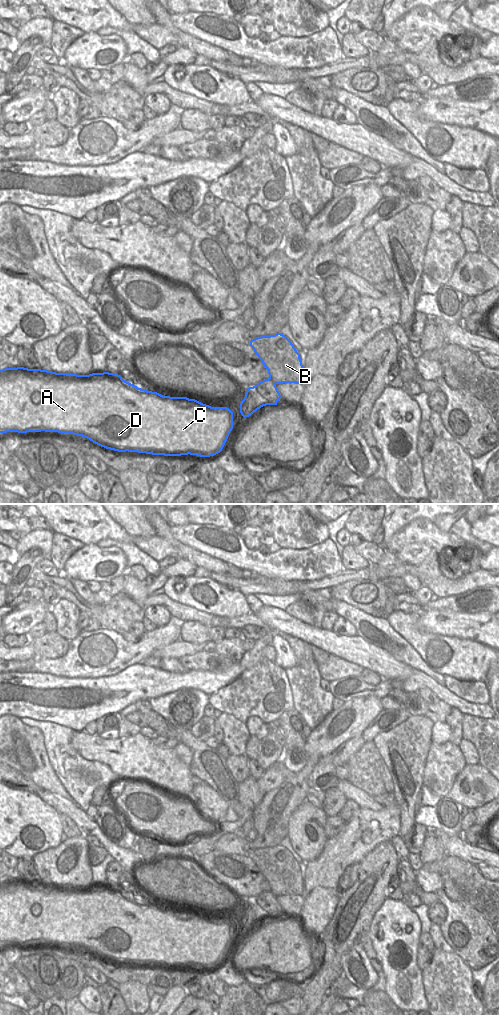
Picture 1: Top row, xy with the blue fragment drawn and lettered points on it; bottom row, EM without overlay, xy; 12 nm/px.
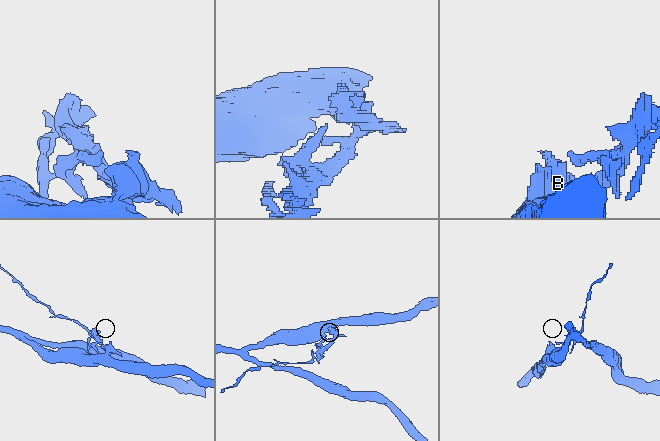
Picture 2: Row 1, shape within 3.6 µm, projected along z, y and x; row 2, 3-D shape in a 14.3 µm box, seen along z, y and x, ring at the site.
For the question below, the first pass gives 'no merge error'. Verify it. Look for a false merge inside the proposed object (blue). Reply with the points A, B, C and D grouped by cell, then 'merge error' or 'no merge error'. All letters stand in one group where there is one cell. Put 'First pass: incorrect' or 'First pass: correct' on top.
First pass: correct
A B C D; no merge error

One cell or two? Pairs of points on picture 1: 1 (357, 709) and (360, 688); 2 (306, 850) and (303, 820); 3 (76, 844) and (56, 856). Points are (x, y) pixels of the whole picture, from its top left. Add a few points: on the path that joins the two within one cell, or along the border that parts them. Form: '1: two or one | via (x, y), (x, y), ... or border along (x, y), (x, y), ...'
1: two | border along (380, 698), (374, 696), (355, 697), (344, 702)
2: one | via (306, 843), (303, 827)
3: one | via (71, 849), (64, 856), (61, 856)

